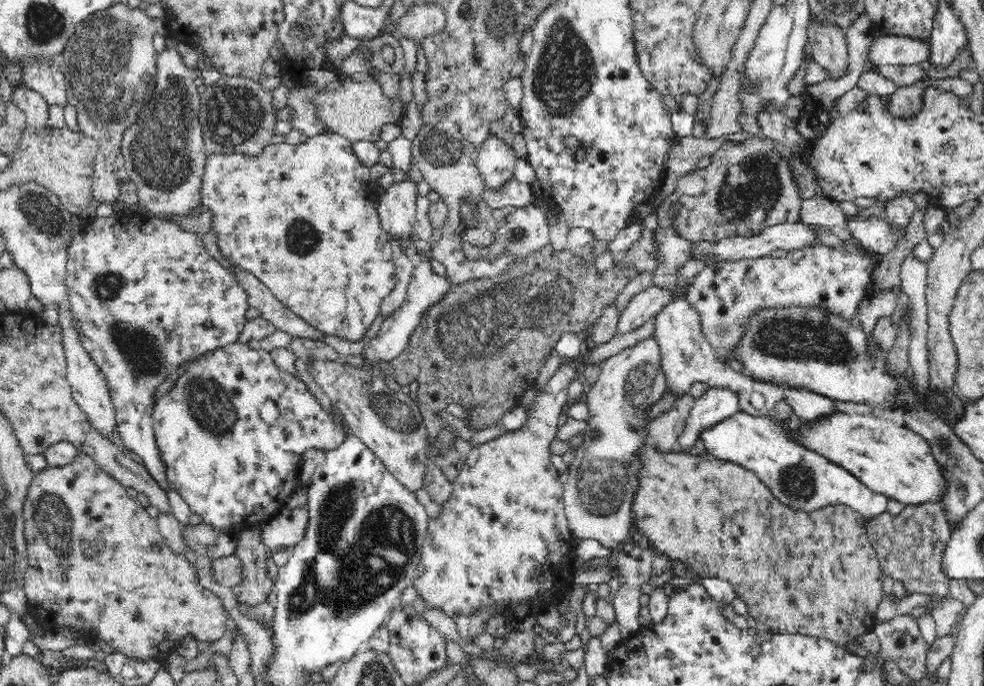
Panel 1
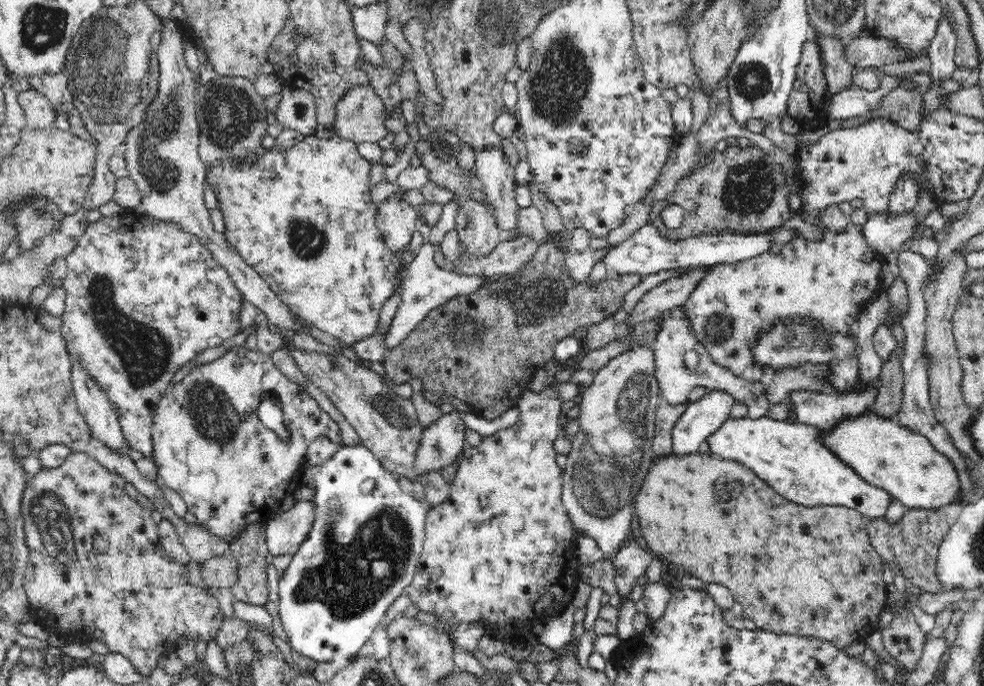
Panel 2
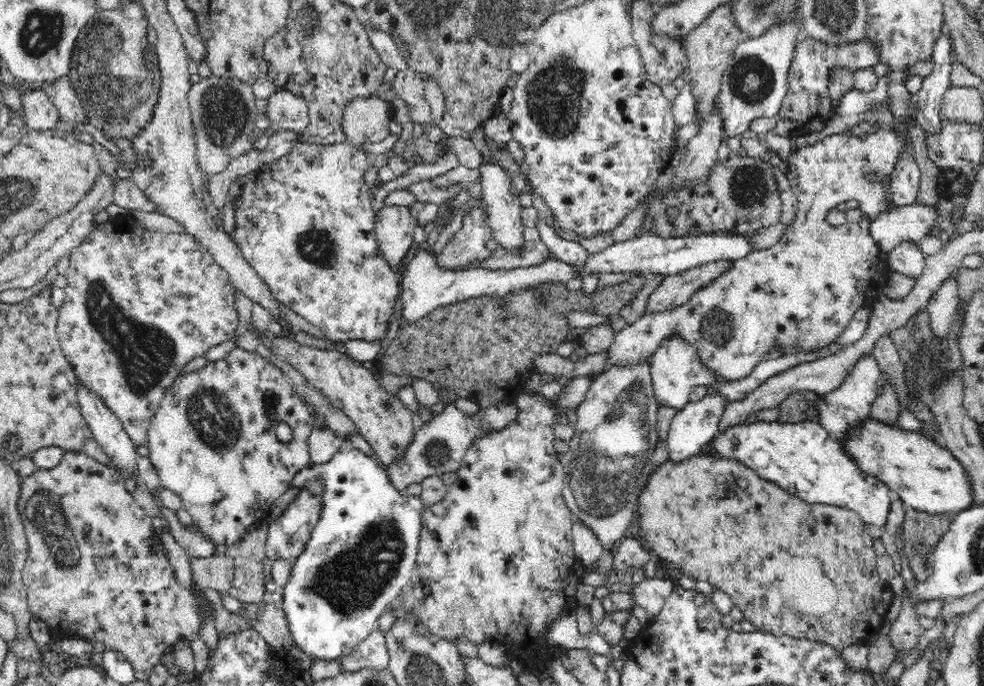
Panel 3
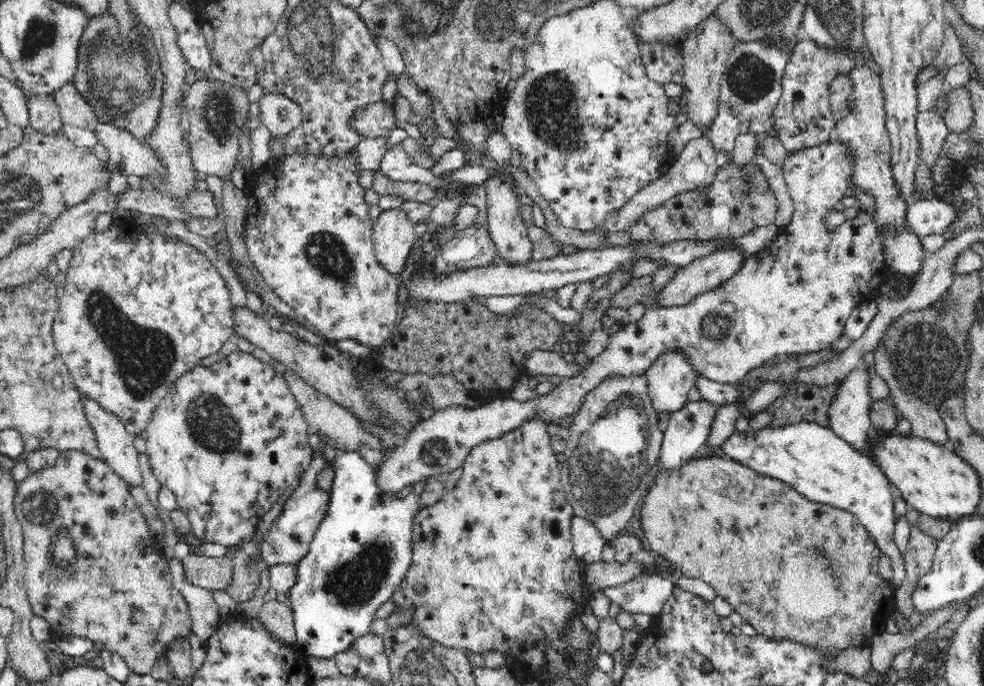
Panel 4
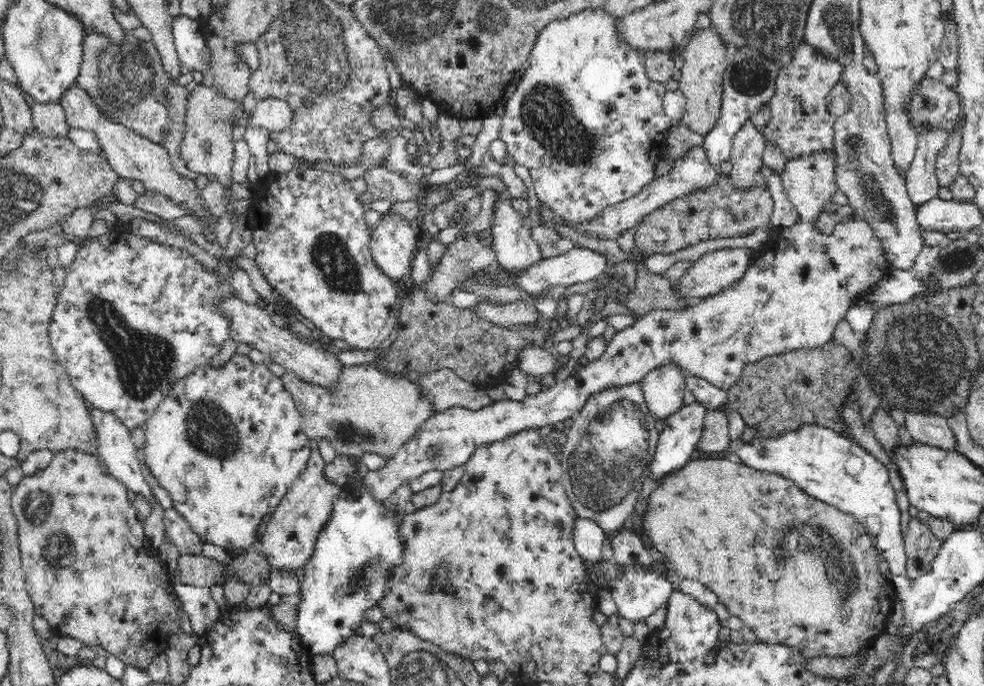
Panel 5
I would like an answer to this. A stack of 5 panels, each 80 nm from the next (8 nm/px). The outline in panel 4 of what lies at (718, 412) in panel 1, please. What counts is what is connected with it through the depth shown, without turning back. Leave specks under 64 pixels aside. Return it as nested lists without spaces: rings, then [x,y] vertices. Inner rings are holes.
[[[700,399],[687,401],[677,412],[670,414],[667,426],[661,434],[661,444],[658,448],[656,460],[656,473],[662,470],[682,468],[684,464],[694,459],[694,454],[704,444],[704,440],[710,432],[710,423],[712,423],[716,410],[716,407],[712,407],[708,402]]]

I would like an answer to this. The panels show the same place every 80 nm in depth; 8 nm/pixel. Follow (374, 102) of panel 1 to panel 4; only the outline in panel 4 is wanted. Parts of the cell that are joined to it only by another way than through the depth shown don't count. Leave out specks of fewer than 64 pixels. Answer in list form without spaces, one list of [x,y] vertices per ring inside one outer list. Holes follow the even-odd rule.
[[[377,102],[367,106],[357,116],[356,129],[366,137],[389,136],[398,122],[391,103]]]

